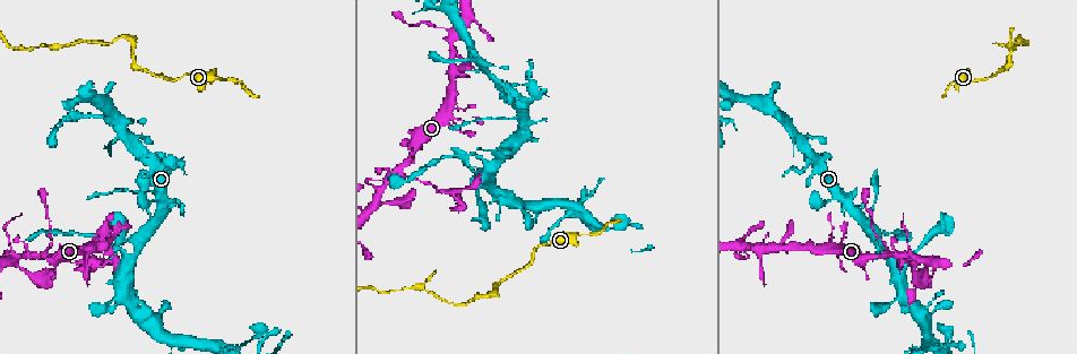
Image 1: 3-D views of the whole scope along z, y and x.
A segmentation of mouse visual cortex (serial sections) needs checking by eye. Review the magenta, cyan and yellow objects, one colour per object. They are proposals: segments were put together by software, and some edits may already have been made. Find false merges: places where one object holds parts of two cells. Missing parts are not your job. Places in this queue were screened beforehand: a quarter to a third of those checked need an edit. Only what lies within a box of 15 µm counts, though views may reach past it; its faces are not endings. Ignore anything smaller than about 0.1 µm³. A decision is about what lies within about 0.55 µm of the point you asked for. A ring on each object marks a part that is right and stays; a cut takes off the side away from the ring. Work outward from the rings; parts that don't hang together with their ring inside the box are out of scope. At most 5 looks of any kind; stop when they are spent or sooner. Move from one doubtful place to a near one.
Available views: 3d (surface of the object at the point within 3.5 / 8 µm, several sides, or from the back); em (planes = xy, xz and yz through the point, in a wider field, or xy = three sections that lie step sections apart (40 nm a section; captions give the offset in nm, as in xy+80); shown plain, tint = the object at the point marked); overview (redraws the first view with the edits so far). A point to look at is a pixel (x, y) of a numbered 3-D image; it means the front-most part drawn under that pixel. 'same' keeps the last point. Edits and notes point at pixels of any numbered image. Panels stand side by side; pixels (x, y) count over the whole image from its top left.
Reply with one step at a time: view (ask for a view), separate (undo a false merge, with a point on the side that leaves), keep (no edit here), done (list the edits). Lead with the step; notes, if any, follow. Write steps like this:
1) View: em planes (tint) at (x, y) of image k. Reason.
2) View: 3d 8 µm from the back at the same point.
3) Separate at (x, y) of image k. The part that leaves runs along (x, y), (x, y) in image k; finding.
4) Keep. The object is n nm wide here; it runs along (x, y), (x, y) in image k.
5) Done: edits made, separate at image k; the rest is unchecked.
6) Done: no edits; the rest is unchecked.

View: 3d 8 µm at (535, 249) of image 1. A narrow waist.

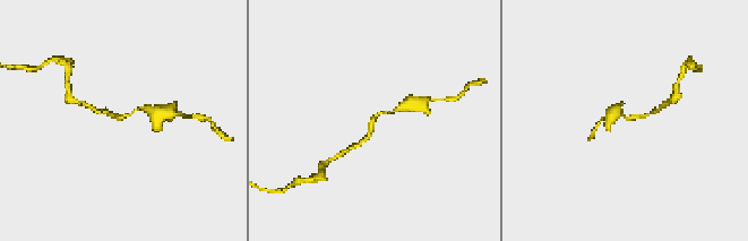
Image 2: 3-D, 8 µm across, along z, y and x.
View: 3d 3.5 µm at (626, 119) of image 2. Zoom in.

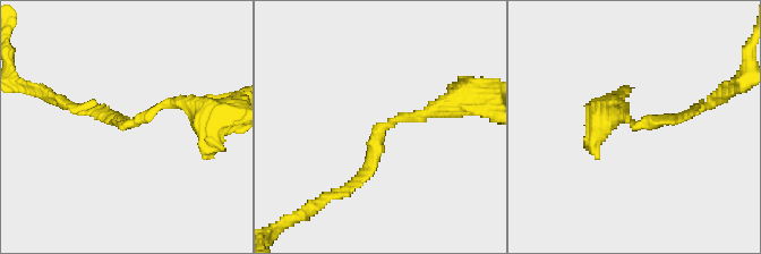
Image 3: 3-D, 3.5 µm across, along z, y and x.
View: em xy step 3 (tint) at (128, 121) of image 3.

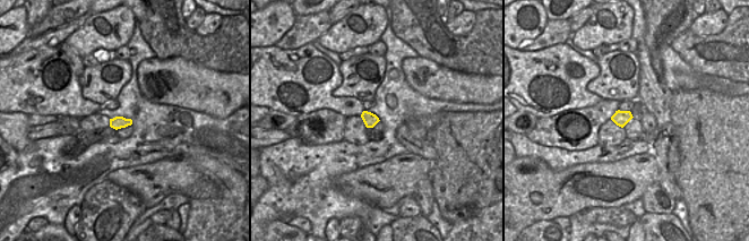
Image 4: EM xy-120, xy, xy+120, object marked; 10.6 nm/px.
Keep. It runs along (450, 106), (379, 128), (373, 163), (349, 184) in image 3; continuous, no second cell.

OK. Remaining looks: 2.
View: 3d 8 µm at (1016, 37) of image 1. Sharp bend.

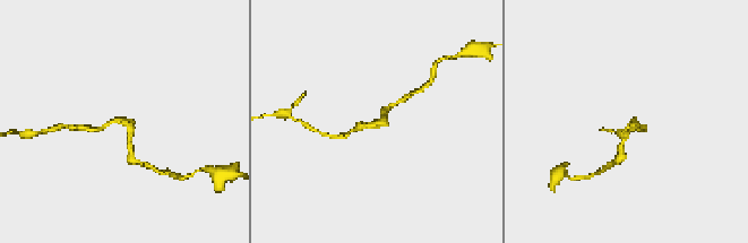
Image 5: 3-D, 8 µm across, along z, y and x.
View: em xy step 1 (tint) at (120, 123) of image 5.

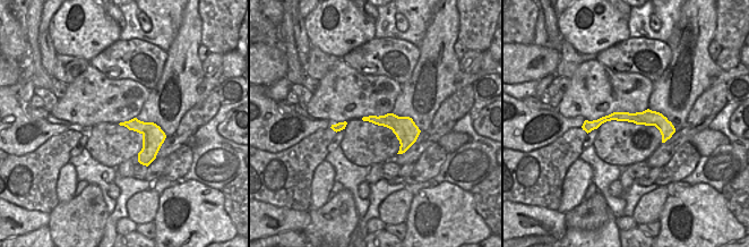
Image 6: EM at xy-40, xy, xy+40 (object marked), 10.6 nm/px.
Keep. It runs along (129, 146), (129, 128), (120, 121), (93, 129) in image 5; one cell here.

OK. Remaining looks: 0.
Done: no edits; the rest is unchecked.

